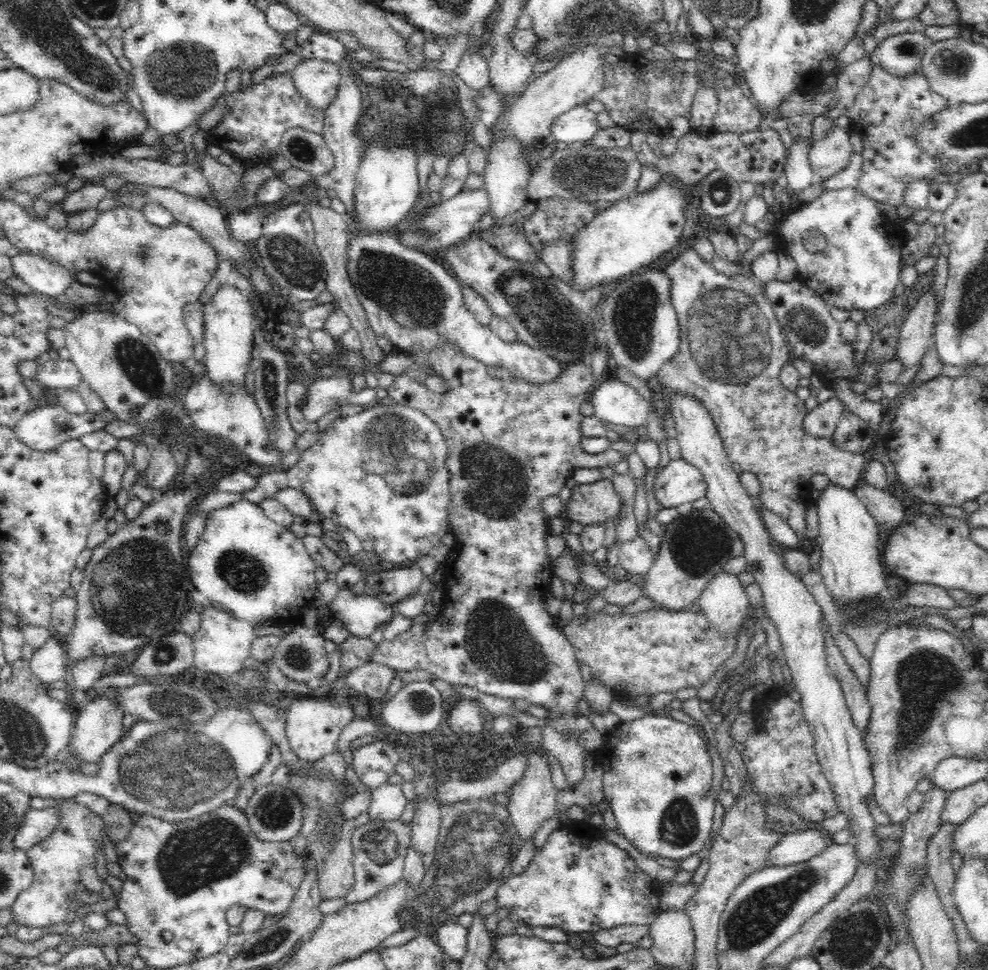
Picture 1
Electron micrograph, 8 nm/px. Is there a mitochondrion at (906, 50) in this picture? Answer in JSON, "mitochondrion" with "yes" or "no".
{"mitochondrion":"yes"}

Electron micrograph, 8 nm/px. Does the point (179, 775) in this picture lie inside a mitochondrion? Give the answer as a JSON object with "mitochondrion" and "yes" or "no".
{"mitochondrion":"yes"}

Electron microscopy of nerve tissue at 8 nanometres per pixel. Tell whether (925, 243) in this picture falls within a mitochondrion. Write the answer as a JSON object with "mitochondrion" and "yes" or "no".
{"mitochondrion":"no"}

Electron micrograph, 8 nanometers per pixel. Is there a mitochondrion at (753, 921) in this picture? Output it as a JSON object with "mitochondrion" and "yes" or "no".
{"mitochondrion":"yes"}

